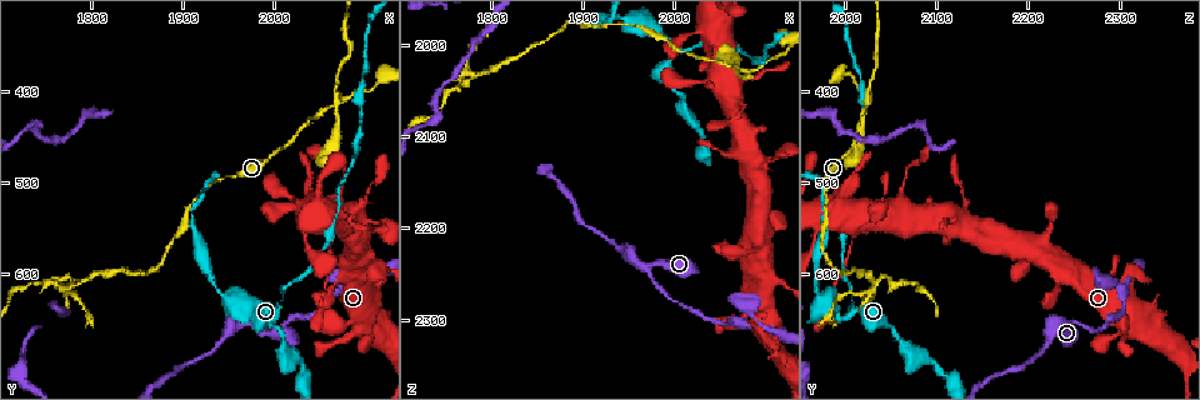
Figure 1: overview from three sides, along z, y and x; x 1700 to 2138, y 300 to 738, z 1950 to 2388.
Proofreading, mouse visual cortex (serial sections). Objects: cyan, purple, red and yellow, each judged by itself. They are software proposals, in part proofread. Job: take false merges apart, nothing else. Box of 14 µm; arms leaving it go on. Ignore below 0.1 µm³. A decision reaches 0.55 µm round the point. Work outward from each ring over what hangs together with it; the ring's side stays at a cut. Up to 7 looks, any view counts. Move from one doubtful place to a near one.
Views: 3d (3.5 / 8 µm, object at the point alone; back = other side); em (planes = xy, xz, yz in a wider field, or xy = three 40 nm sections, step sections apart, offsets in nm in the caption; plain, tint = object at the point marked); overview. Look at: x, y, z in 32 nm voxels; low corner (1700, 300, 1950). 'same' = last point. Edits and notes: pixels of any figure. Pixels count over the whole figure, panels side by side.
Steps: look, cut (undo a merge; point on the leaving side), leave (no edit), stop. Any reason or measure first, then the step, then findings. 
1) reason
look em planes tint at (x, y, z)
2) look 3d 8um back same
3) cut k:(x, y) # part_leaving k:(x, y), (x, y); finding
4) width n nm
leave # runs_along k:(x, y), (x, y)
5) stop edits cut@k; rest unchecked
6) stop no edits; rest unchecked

thick turns thin
look 3d 3.5um at (1975, 650, 2245)

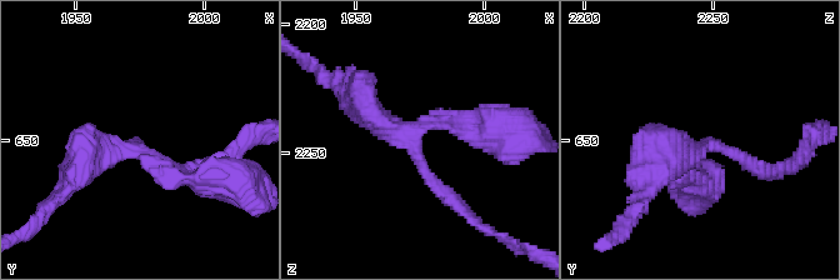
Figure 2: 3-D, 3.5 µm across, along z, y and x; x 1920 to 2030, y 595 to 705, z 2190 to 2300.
arms 3; arm_widths 150, 250, 400 nm; shape alone is not enough
look em xy step 3 tint at (1974, 652, 2242)

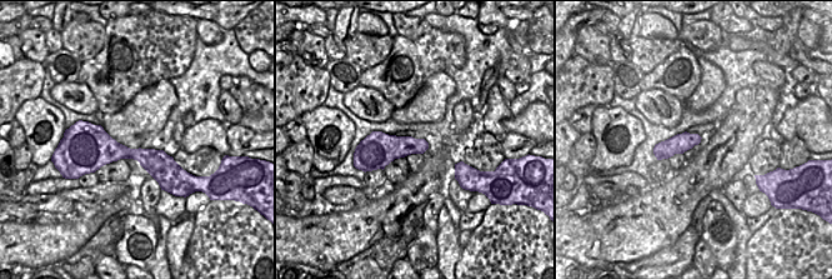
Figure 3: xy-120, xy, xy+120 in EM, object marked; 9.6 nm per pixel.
leave # runs_along 2:(489, 129), (431, 121), (409, 138), (443, 193); all the same cell

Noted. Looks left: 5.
narrows sharply
look 3d 3.5um at (2005, 625, 2010)

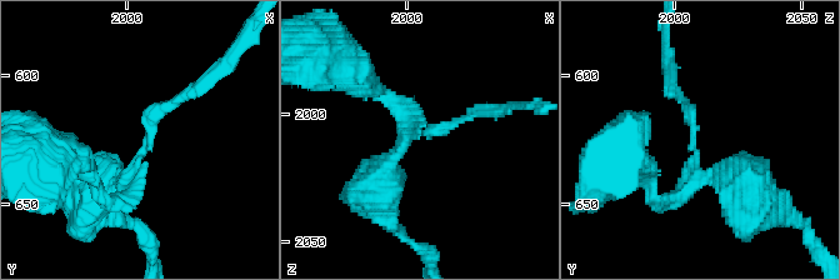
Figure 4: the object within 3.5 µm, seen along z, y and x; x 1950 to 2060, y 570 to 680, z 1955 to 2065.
arm_widths 150, 150 nm; need the tissue
look em xy step 2 tint at (2008, 622, 2009)

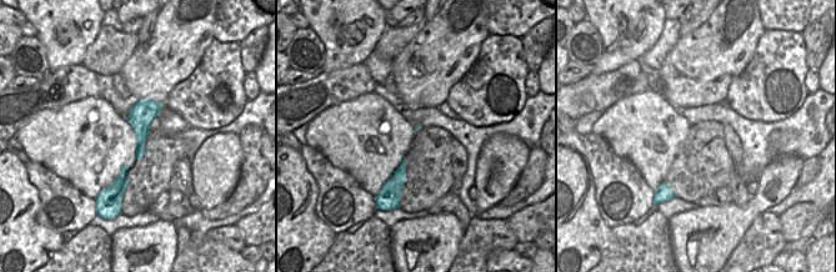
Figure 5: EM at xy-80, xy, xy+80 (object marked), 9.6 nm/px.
leave # runs_along 4:(385, 166), (409, 135), (481, 109); one cell here

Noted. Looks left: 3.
thin neck
look 3d 3.5um at (1785, 610, 2030)

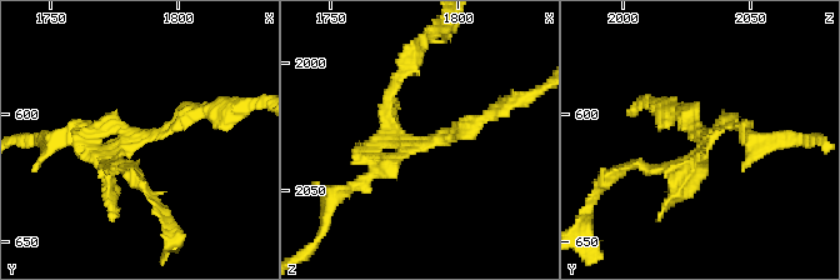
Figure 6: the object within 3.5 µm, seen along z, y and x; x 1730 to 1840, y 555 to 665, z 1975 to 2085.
look em xy step 2 tint at (1783, 608, 2034)

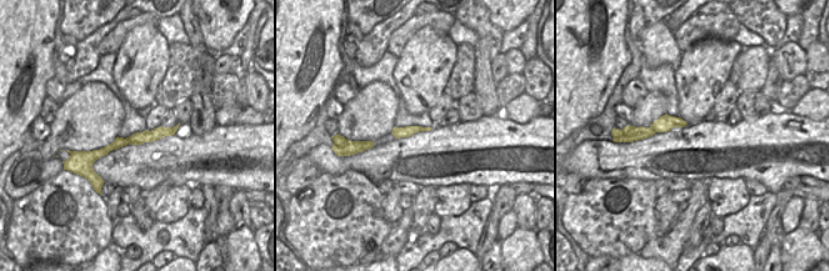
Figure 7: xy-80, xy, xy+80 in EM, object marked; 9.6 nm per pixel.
cut it another way
look em xy step 5 tint same

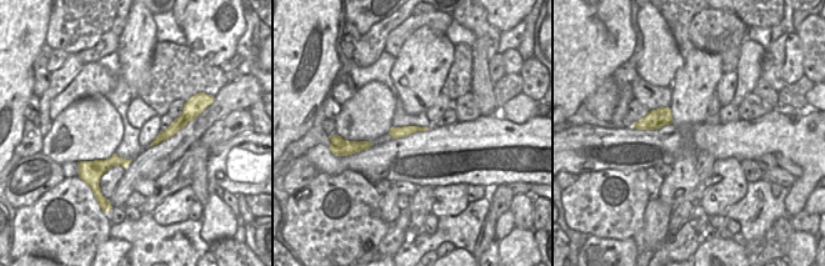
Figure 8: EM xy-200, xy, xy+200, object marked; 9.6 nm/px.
cut 6:(701, 173) # part_leaving 6:(704, 139), (689, 165), (628, 165), (611, 174); a second cell is stuck on

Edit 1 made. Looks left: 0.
stop edits cut@6; rest unchecked

